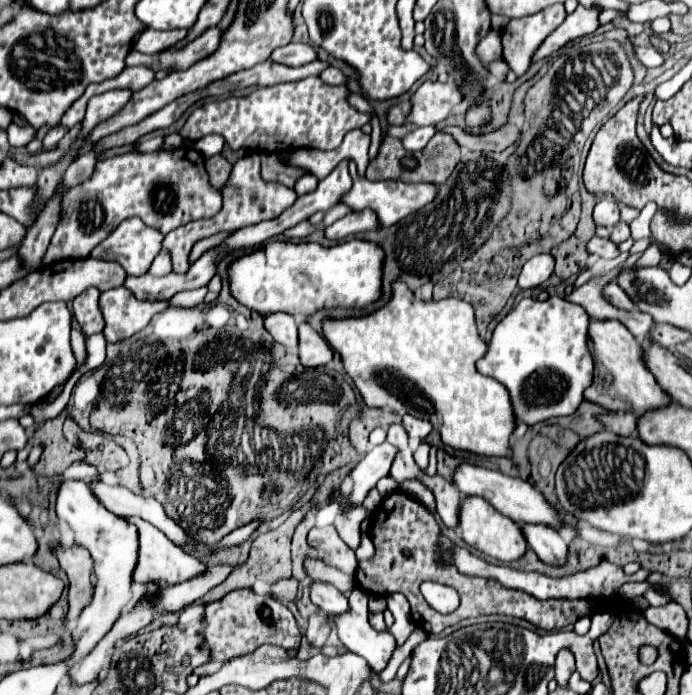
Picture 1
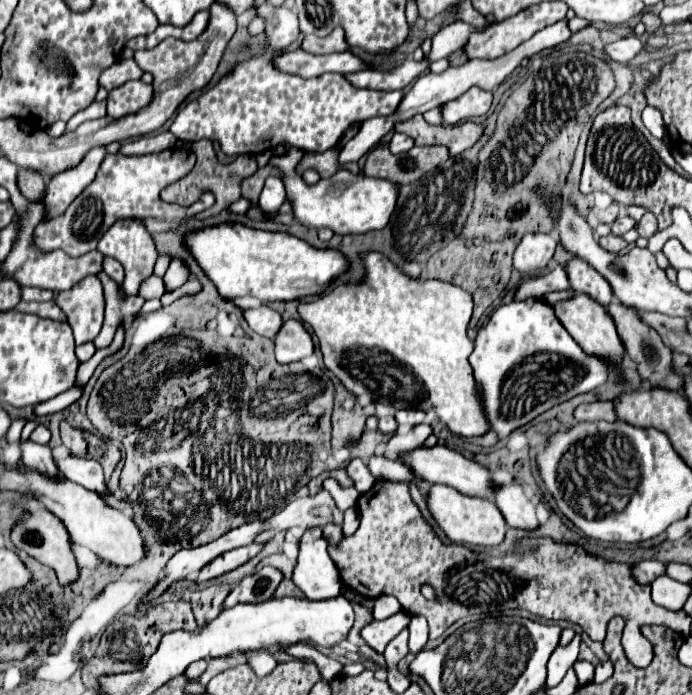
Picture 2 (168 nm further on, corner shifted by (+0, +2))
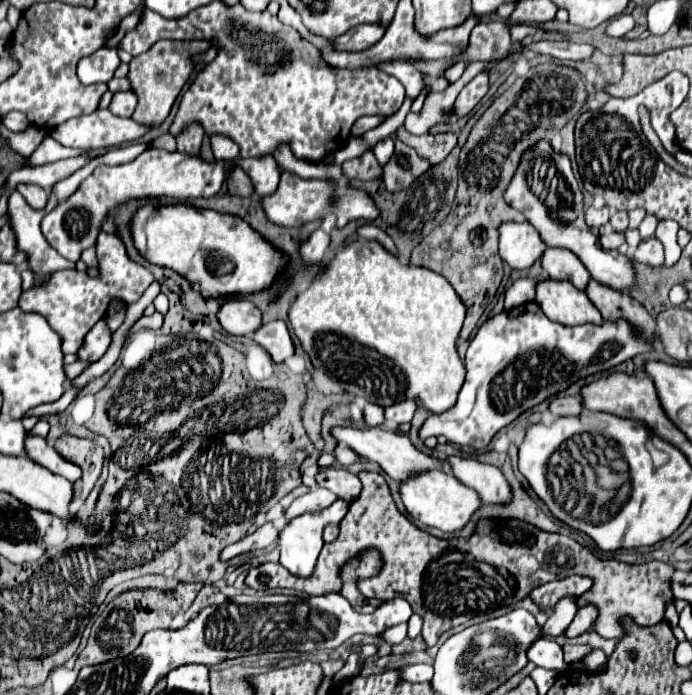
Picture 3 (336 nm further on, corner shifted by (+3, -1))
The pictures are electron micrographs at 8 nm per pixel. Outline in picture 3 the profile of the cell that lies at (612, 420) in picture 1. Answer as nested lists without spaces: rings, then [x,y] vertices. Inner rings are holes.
[[[553,397],[549,401],[549,411],[555,417],[567,417],[567,415],[581,415],[583,403],[581,397]]]

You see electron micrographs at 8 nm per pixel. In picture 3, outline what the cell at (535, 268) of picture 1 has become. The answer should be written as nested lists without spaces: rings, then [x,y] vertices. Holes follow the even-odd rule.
[[[505,223],[499,227],[499,255],[511,269],[533,267],[547,245],[529,223]]]

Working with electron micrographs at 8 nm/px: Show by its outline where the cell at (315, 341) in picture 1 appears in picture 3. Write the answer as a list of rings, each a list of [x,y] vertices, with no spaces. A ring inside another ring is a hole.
[[[271,321],[271,323],[261,325],[253,333],[251,339],[257,341],[263,349],[267,349],[275,363],[283,363],[285,359],[289,359],[295,353],[293,339],[289,335],[285,321]]]

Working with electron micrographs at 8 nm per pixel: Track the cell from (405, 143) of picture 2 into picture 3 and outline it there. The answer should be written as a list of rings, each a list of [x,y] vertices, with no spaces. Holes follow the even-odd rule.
[[[385,137],[385,139],[379,141],[379,143],[375,145],[375,149],[373,149],[379,165],[385,165],[385,163],[391,159],[393,151],[395,151],[395,139],[393,139],[393,137]]]

